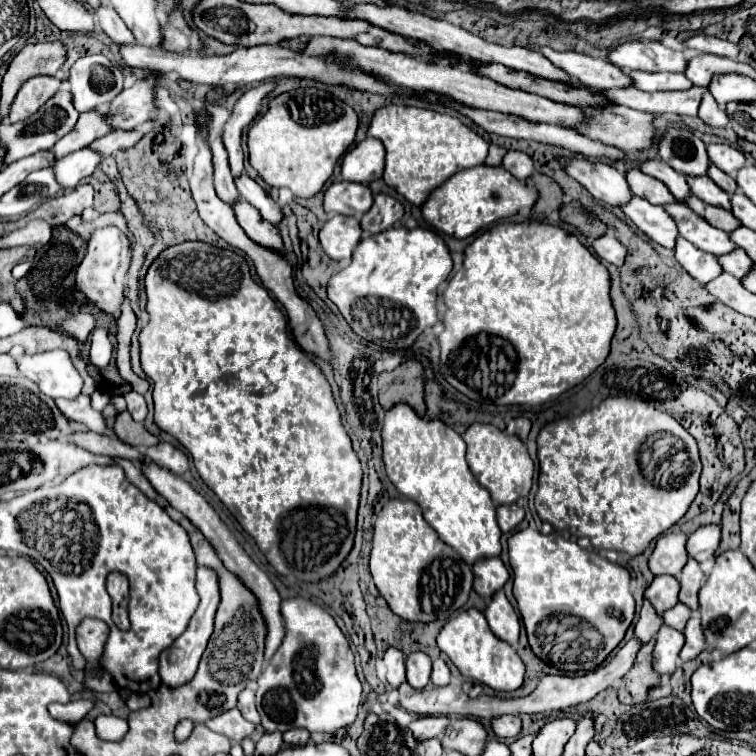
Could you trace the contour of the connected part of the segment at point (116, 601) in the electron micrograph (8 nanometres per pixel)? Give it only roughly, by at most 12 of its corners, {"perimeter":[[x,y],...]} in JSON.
{"perimeter":[[123,573],[107,577],[113,621],[129,629],[129,581]]}

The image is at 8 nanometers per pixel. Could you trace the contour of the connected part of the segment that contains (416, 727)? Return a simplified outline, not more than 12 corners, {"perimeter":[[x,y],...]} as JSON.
{"perimeter":[[417,717],[409,729],[415,739],[439,737],[447,717]]}

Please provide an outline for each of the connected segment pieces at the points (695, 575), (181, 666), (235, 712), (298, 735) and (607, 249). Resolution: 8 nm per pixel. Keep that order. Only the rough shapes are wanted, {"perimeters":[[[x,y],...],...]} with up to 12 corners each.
{"perimeters":[[[689,559],[679,577],[679,601],[699,609],[697,593],[705,575]],[[197,569],[199,607],[161,653],[161,683],[189,683],[213,633],[219,577]],[[241,711],[227,713],[205,723],[231,741],[241,741],[255,731]],[[289,729],[283,733],[287,745],[305,745],[307,729]],[[601,235],[593,245],[601,259],[623,265],[627,249],[611,235]]]}

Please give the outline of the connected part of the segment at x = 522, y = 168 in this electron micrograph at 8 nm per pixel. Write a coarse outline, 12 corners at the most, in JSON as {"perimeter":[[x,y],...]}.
{"perimeter":[[507,151],[501,167],[519,181],[533,173],[533,161],[523,151]]}

